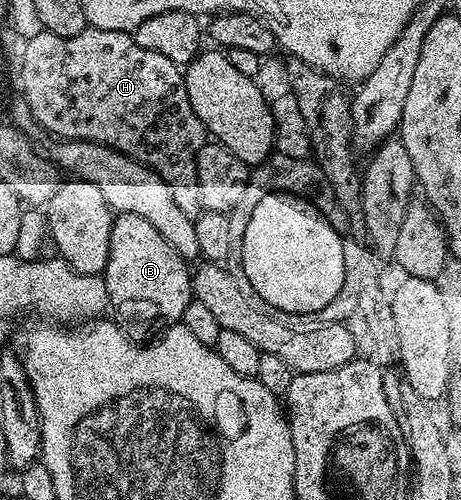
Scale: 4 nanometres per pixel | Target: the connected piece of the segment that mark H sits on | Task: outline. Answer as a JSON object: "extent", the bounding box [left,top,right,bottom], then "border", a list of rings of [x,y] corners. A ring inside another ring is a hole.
{"extent":[20,26,206,190],"border":[[[91,26],[84,28],[82,34],[74,34],[70,38],[62,38],[58,34],[50,34],[46,31],[40,31],[37,36],[29,36],[23,41],[24,53],[20,56],[20,84],[24,87],[23,103],[28,105],[32,112],[33,121],[37,125],[41,124],[46,131],[52,135],[52,138],[61,140],[85,140],[95,144],[104,144],[107,148],[118,150],[138,162],[142,162],[150,170],[154,170],[166,181],[173,190],[196,187],[196,155],[198,150],[206,142],[206,133],[204,123],[194,114],[194,106],[190,106],[190,98],[186,94],[186,82],[181,65],[175,64],[157,51],[148,50],[143,46],[138,46],[133,33],[119,32],[118,30],[98,30]]]}

